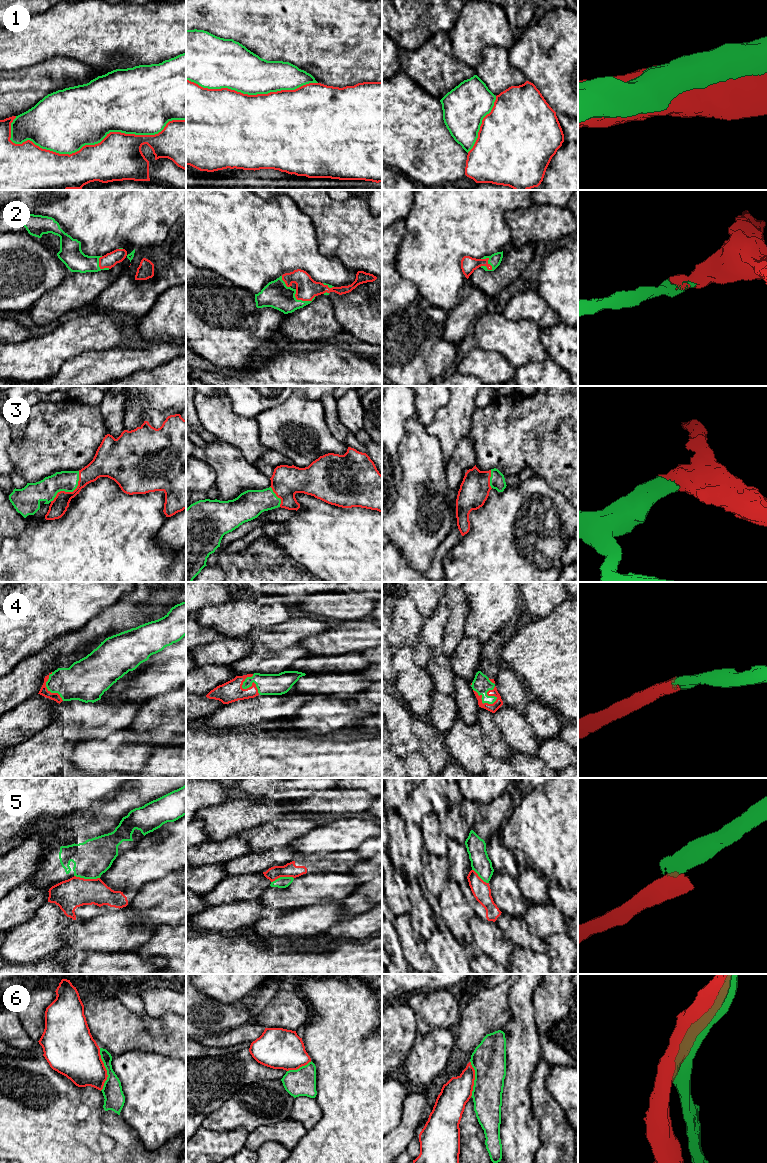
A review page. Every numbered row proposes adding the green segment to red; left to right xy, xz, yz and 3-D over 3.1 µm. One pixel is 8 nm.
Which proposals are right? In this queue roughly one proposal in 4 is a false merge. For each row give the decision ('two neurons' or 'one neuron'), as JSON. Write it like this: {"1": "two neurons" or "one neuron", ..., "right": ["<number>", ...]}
{"1": "one neuron", "2": "one neuron", "3": "one neuron", "4": "one neuron", "5": "two neurons", "6": "two neurons", "right": ["1", "2", "3", "4"]}

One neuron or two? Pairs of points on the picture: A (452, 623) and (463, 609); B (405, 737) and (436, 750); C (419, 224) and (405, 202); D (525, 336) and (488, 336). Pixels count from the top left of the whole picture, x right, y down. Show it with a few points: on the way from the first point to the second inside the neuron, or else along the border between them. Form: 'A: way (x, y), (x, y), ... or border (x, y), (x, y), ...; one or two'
A: way (455, 620), (460, 612); one
B: border (414, 733), (421, 744), (421, 751); two
C: border (414, 200), (409, 214), (404, 219); two
D: way (516, 336), (497, 336); one

